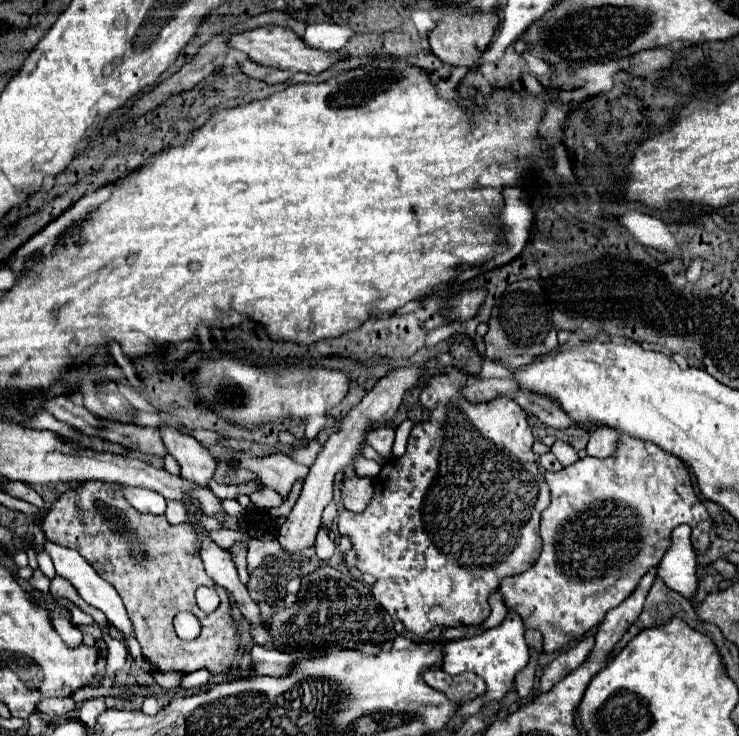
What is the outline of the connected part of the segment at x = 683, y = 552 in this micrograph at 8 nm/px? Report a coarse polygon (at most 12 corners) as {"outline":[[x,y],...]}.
{"outline":[[686,524],[673,530],[657,572],[689,600],[697,590],[697,562]]}

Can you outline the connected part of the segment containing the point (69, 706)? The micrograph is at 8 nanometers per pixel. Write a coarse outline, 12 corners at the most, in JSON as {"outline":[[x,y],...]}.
{"outline":[[49,698],[37,710],[49,718],[63,716],[75,708],[71,698]]}

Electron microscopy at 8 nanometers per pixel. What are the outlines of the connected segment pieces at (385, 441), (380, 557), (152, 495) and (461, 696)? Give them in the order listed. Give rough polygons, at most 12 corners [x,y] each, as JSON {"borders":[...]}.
{"borders":[[[381,426],[369,432],[367,444],[391,458],[395,430]],[[435,374],[431,412],[343,510],[417,636],[483,624],[541,554],[527,412]],[[125,488],[139,512],[163,514],[165,498],[153,490]],[[427,670],[423,680],[457,702],[481,694],[481,678],[471,672],[449,676]]]}

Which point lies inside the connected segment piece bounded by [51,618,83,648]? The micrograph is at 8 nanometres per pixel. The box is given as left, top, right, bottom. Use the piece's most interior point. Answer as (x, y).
(71, 636)

